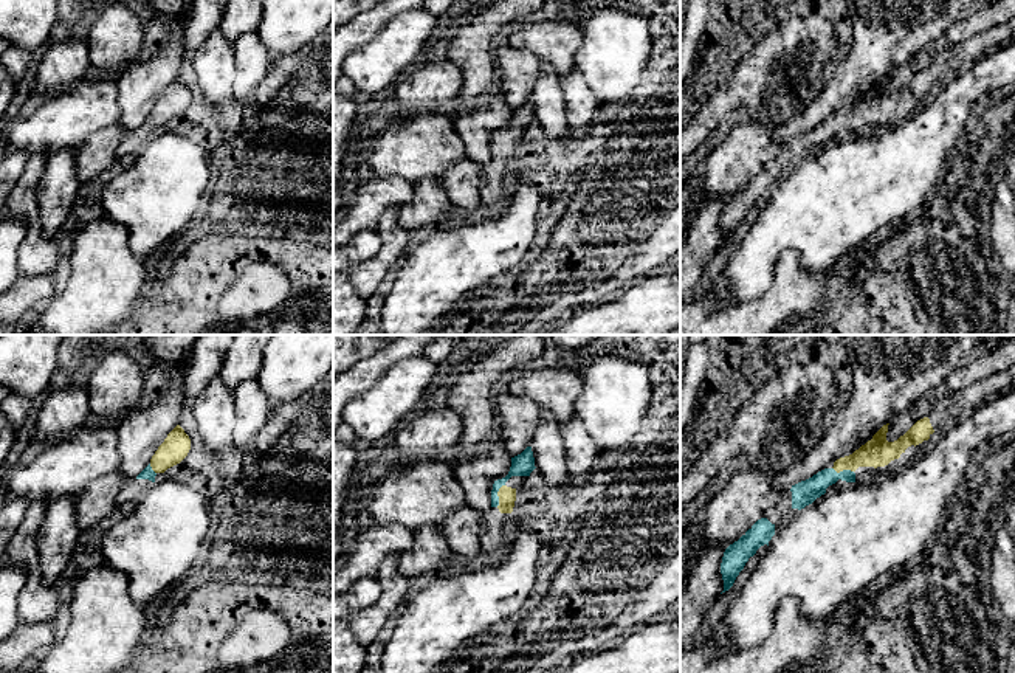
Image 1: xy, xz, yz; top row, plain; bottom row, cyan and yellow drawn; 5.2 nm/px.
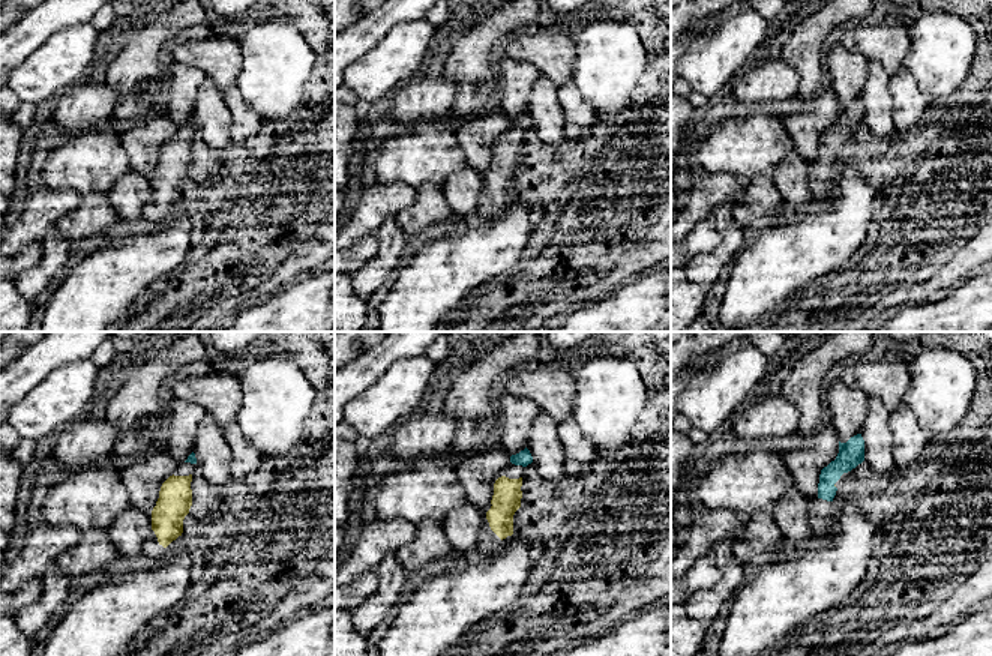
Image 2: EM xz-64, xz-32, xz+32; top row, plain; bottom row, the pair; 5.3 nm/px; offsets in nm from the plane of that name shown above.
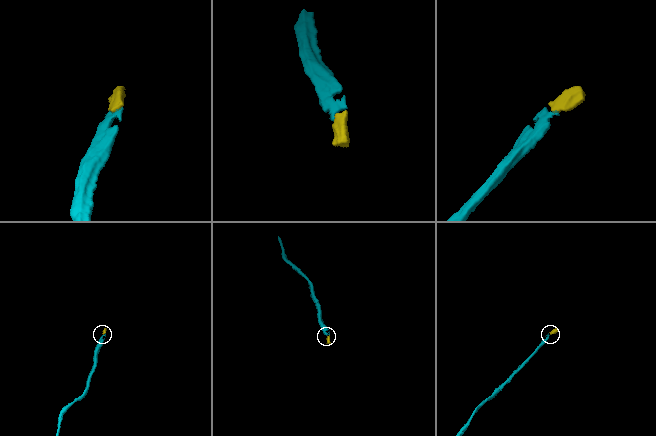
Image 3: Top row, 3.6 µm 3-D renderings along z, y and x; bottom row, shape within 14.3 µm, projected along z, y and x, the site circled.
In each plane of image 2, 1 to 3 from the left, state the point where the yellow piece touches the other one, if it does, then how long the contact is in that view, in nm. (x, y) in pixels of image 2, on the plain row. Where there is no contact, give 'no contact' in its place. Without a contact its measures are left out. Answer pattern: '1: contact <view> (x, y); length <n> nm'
1: no contact
2: no contact
3: no contact

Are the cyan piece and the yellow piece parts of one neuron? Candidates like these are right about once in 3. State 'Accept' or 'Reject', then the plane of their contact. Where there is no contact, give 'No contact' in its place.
Accept. Touches cyan in xz

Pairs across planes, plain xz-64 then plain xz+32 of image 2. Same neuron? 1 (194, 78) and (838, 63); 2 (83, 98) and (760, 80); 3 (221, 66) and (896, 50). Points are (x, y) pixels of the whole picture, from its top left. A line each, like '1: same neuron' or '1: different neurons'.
1: same neuron
2: same neuron
3: same neuron

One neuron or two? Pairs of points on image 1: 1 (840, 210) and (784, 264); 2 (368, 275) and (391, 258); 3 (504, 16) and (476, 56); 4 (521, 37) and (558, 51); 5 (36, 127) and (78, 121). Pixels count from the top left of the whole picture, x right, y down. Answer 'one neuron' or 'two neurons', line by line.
1: two neurons
2: one neuron
3: one neuron
4: one neuron
5: one neuron

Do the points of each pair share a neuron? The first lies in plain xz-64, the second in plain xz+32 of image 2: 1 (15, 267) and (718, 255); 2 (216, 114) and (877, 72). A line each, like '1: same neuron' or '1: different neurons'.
1: different neurons
2: same neuron

